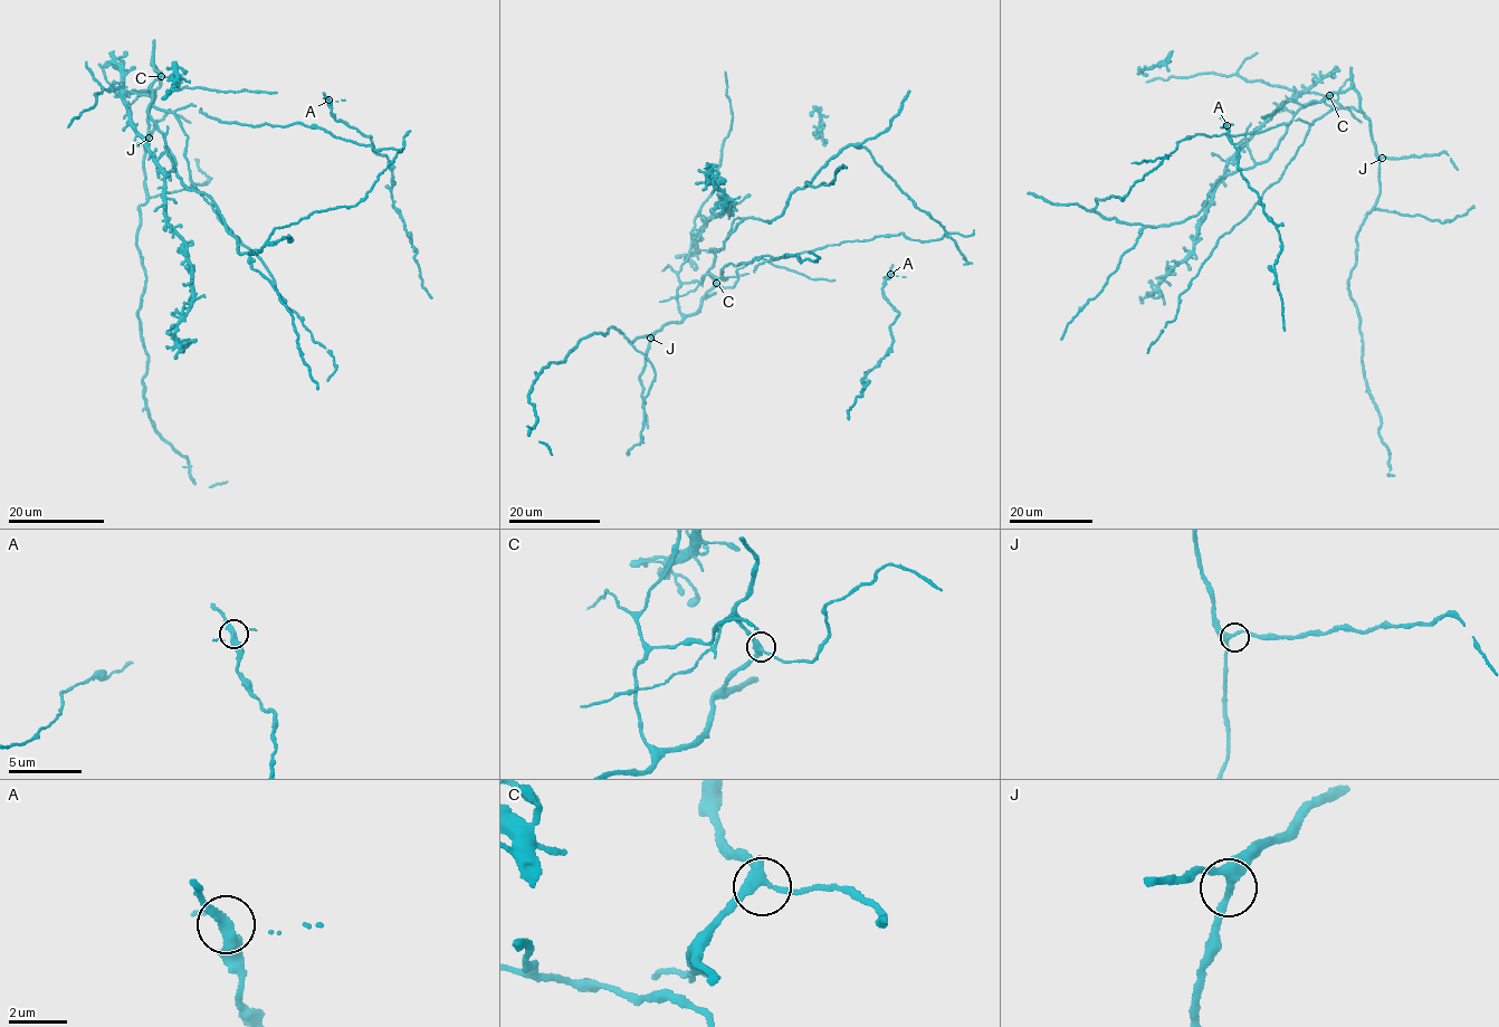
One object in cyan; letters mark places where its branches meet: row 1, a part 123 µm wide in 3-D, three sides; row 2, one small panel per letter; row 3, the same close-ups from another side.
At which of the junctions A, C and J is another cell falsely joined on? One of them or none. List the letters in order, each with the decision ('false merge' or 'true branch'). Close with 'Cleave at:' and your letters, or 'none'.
A: false merge
C: true branch
J: true branch
Cleave at: A

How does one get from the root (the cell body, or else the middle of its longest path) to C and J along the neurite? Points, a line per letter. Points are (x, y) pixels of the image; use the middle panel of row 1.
C: (694, 313), (700, 310), (702, 298), (716, 283)
J: (694, 313), (667, 324), (650, 338)

